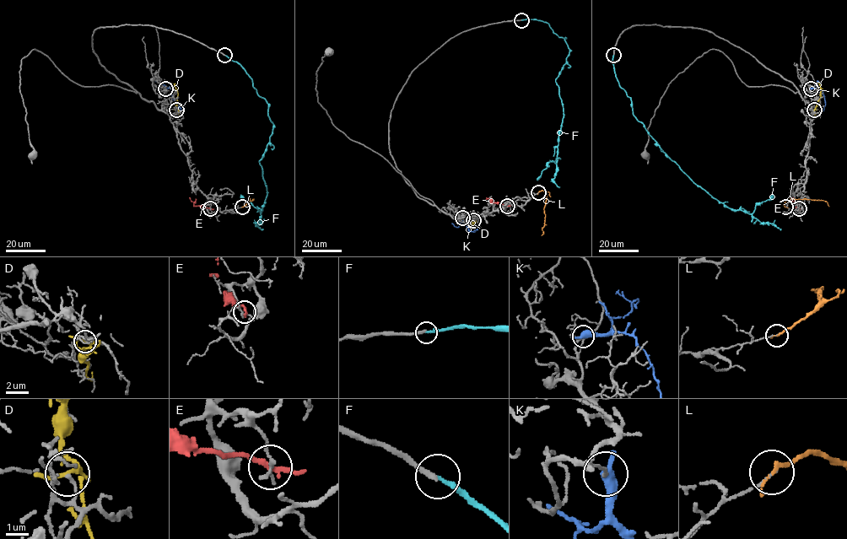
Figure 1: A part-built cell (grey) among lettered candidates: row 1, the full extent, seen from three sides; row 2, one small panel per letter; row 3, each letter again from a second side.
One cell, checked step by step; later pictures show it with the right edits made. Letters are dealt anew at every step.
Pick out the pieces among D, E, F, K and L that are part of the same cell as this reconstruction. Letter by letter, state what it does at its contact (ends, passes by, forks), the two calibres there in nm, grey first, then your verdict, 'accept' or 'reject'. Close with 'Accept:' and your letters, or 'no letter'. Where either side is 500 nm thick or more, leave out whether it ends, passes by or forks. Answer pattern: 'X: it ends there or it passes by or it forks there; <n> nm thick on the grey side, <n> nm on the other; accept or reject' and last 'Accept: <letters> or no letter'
D: it forks there; 140 nm thick on the grey side, 150 nm on the other; reject
E: it passes by; 240 nm thick on the grey side, 220 nm on the other; reject
F: it ends there; 280 nm thick on the grey side, 200 nm on the other; accept
K: 120 nm thick on the grey side, 600 nm on the other; reject
L: it ends there; 110 nm thick on the grey side, 190 nm on the other; reject
Accept: F

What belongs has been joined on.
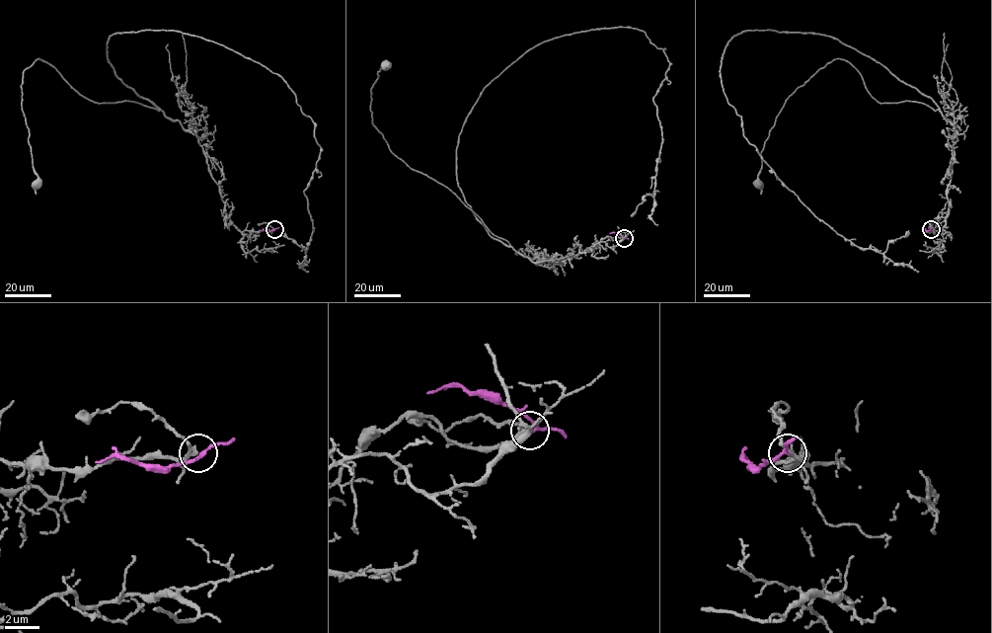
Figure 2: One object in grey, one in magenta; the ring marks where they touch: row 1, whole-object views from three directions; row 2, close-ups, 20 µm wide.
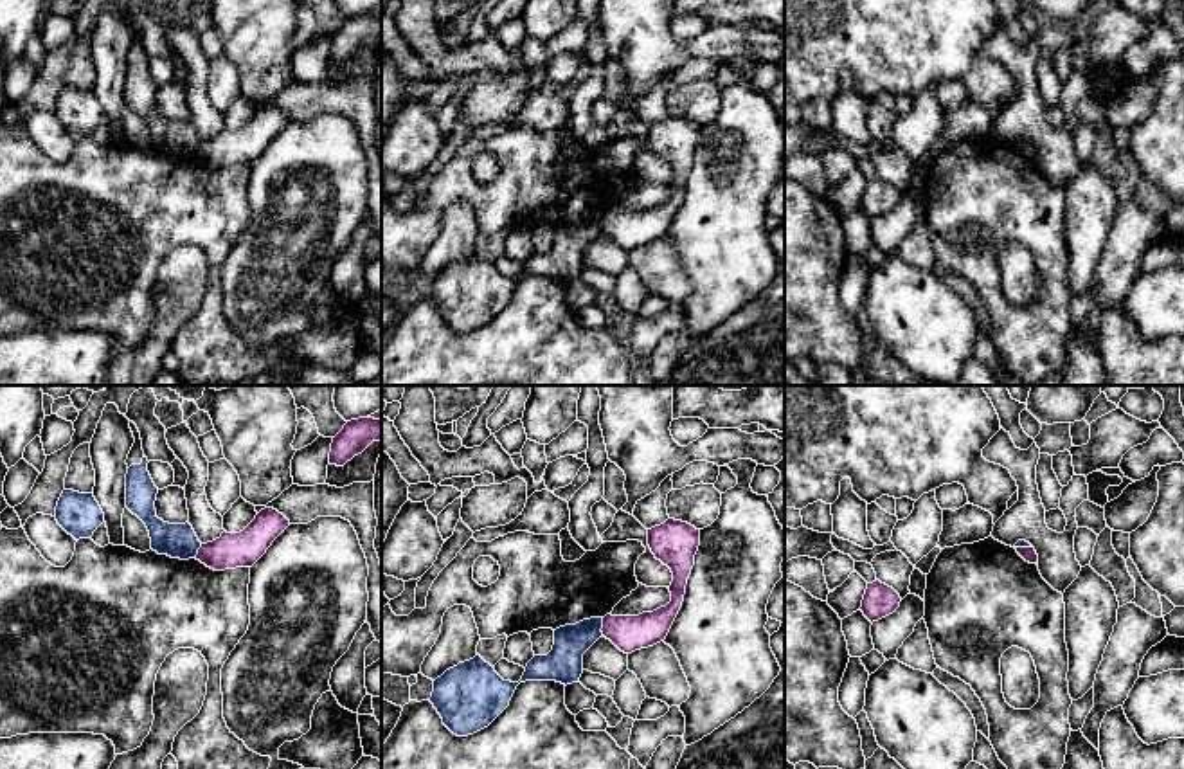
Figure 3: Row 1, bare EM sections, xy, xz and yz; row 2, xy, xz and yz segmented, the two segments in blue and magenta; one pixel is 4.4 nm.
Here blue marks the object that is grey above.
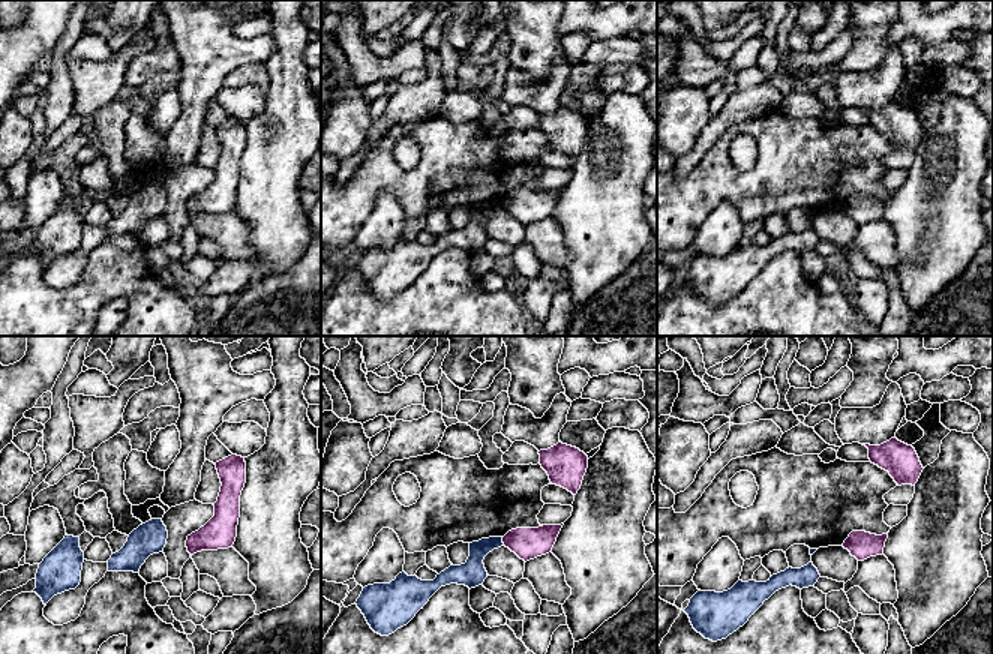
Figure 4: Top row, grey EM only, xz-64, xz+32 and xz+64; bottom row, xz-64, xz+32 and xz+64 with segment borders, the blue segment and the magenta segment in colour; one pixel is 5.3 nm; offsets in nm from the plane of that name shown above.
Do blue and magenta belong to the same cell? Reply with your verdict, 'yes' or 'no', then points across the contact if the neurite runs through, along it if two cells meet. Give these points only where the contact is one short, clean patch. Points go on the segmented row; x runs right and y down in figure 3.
no; border along xz (603, 618), (601, 634)

